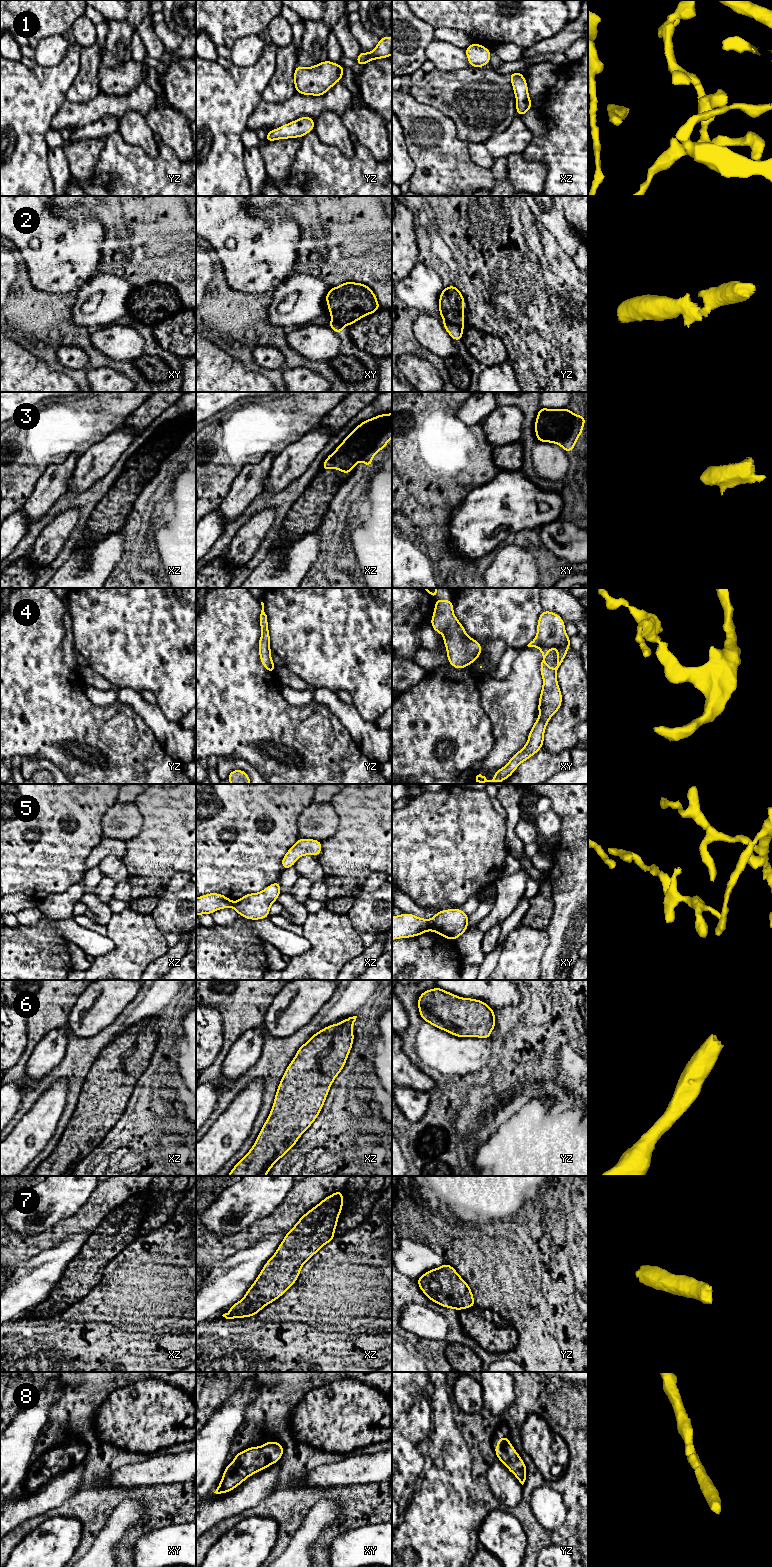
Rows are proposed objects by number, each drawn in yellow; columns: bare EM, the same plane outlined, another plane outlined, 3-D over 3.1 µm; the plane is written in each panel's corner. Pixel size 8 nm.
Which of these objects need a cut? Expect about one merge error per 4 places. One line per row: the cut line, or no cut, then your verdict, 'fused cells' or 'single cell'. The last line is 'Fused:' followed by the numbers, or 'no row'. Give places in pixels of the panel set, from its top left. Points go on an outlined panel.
1: cut none; single cell
2: cut none; single cell
3: cut none; single cell
4: cut none; single cell
5: cut xy (428, 921), (430, 928); fused cells
6: cut none; single cell
7: cut none; single cell
8: cut none; single cell
Fused: 5

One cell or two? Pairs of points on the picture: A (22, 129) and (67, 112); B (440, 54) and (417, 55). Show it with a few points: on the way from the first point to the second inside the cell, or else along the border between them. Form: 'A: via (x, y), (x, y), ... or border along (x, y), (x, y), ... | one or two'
A: border along (66, 100), (53, 117), (49, 127) | two
B: border along (434, 38), (426, 47), (426, 59) | two

